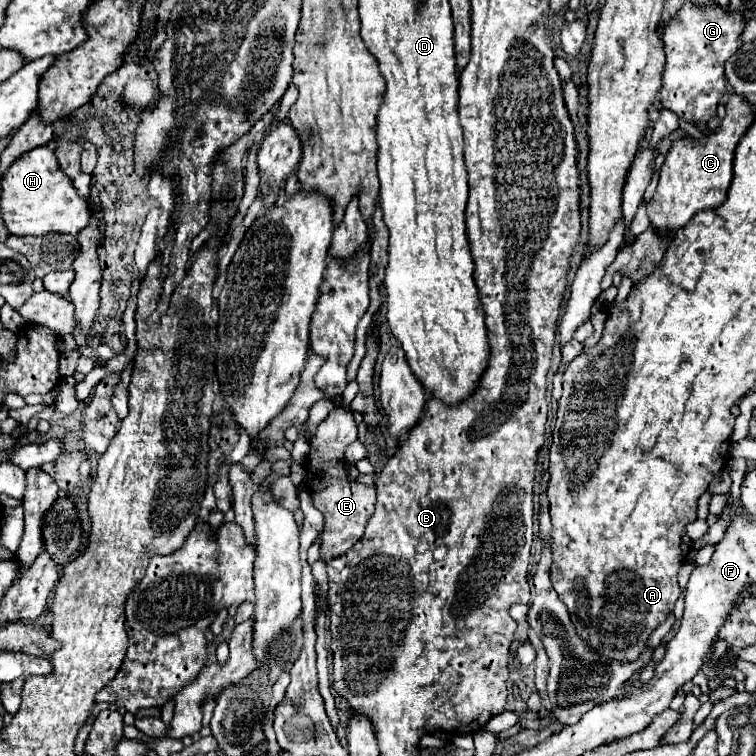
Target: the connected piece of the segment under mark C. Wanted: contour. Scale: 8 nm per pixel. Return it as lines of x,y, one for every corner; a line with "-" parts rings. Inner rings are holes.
734,94
726,102
726,116
720,122
718,132
706,136
704,142
696,140
676,140
658,172
658,188
654,198
648,204
648,218
650,226
656,230
660,238
672,240
674,234
688,224
688,220
706,208
716,208
726,202
726,192
732,182
732,160
734,148
754,122
754,112
748,102

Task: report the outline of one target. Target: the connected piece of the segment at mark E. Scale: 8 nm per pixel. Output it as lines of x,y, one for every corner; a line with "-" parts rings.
334,408
326,420
316,428
314,436
310,438
310,454
306,464
306,482
310,488
310,496
314,500
314,506
326,516
326,528
322,532
322,544
320,544
320,560
328,562
346,550
354,546
364,534
364,526
374,512
376,502
376,490
358,482
346,480
344,470
344,450
358,438
358,426
354,422
352,410
348,408

